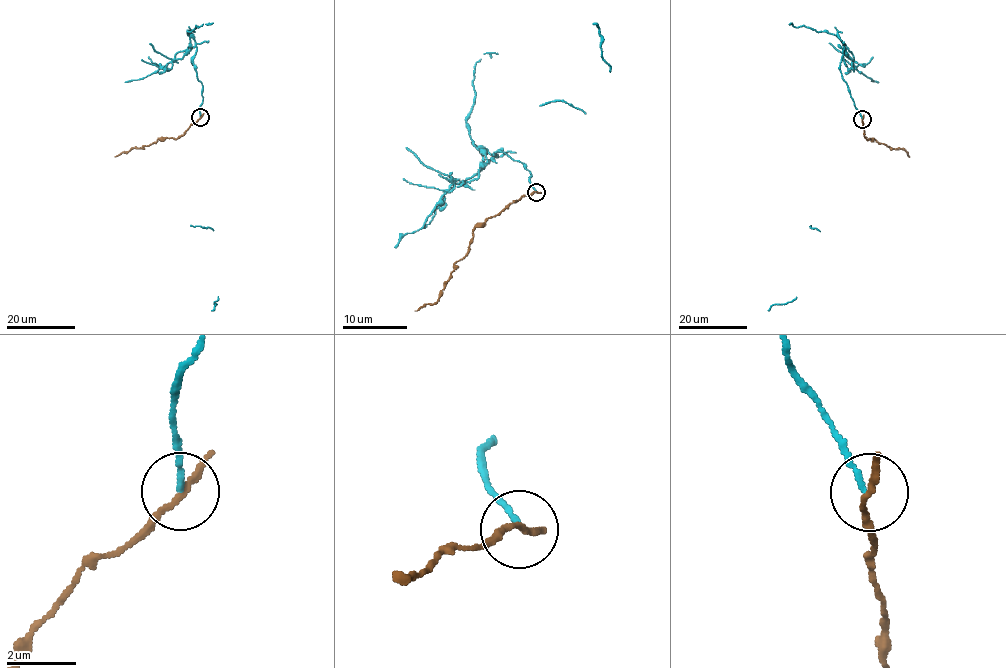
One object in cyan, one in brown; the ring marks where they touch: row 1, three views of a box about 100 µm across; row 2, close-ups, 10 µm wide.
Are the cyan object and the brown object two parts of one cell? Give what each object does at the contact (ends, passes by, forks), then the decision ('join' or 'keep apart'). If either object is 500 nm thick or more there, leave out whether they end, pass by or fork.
cyan ends there; brown passes by; keep apart

